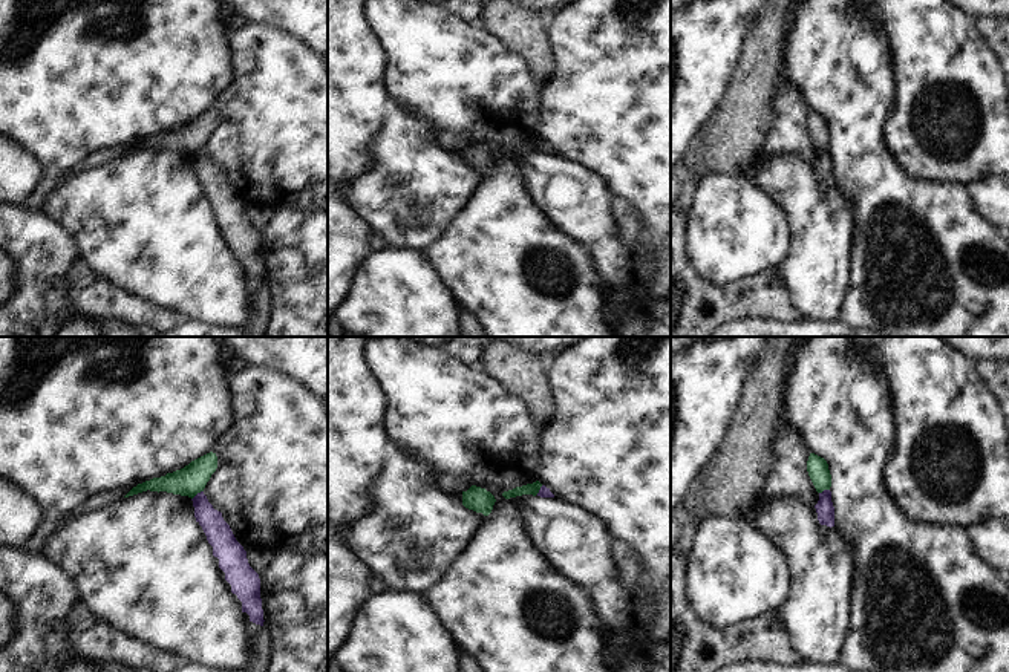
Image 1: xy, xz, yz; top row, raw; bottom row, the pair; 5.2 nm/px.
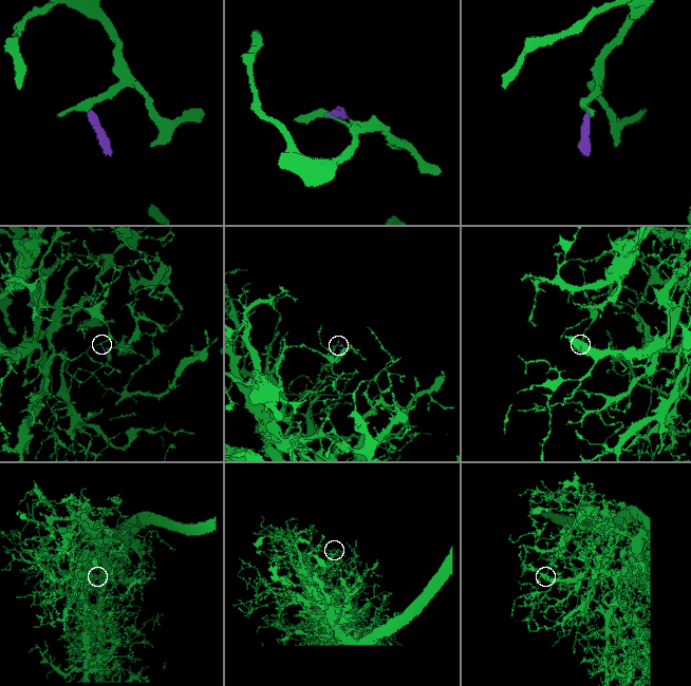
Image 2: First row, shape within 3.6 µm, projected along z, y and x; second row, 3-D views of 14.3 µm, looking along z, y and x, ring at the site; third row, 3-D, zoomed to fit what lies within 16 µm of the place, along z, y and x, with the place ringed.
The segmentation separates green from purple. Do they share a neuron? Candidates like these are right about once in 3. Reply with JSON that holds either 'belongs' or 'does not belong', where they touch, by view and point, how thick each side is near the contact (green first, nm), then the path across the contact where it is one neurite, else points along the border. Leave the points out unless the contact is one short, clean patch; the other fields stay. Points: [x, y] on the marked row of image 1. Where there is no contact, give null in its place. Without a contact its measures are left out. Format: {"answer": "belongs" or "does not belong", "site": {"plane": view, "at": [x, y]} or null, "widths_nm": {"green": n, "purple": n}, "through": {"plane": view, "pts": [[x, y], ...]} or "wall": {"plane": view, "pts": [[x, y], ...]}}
{"answer": "does not belong", "site": {"plane": "xy", "at": [196, 493]}, "widths_nm": {"green": 160, "purple": 140}, "wall": {"plane": "xy", "pts": [[202, 490], [192, 499]]}}

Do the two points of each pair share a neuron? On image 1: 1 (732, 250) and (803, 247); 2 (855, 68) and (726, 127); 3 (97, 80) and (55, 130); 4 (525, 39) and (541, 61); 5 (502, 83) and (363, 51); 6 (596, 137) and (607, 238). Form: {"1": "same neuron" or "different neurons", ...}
{"1": "different neurons", "2": "different neurons", "3": "same neuron", "4": "same neuron", "5": "different neurons", "6": "different neurons"}

